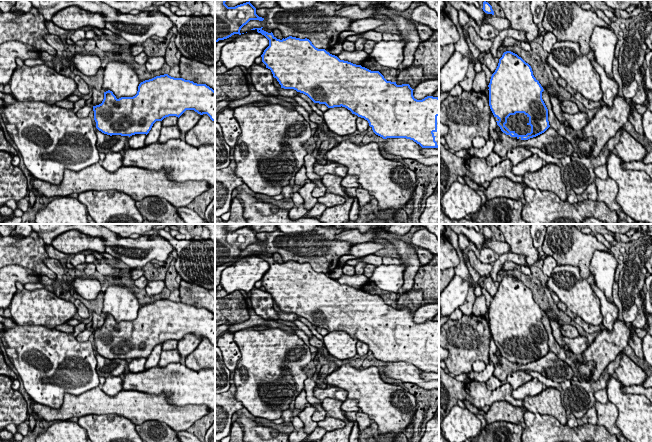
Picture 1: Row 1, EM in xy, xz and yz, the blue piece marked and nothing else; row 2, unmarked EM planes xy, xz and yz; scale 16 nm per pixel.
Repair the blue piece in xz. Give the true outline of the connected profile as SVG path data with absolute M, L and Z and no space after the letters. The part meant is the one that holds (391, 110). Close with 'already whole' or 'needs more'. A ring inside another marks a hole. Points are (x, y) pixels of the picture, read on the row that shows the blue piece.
M253 28L251 30L257 30L258 33L261 33L269 40L269 46L264 50L262 57L262 62L266 65L266 68L270 69L273 77L277 79L281 88L284 89L294 89L297 92L307 95L314 103L325 104L328 108L334 107L345 107L352 112L352 114L357 115L358 117L364 118L368 121L369 126L372 128L373 132L382 137L383 139L387 138L406 138L413 140L419 144L422 148L438 148L439 147L439 98L433 96L427 96L422 100L417 100L413 96L413 90L409 84L397 85L396 82L387 81L384 76L379 71L371 71L361 65L356 65L348 61L340 60L337 56L330 54L325 49L316 48L312 42L305 38L300 39L296 37L289 36L283 38L282 40L277 39L273 33L268 33L261 28Z | needs more

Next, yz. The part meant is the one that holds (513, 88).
M506 51L499 59L489 87L489 106L501 131L512 139L528 140L549 127L548 109L542 99L543 87L534 77L531 66L517 54Z | needs more

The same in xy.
M168 74L156 76L141 82L137 94L119 99L108 90L104 92L101 104L93 106L96 128L107 135L132 136L148 134L156 121L169 116L180 117L186 110L194 110L200 115L207 114L215 122L215 91L206 84L197 84Z | already whole

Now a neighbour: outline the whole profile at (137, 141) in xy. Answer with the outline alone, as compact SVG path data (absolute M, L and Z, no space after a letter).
M135 134L129 137L129 147L131 149L140 149L145 147L146 134Z

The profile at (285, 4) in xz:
M277 0L277 4L285 10L303 10L313 7L318 0Z

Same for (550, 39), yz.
M546 32L544 35L542 47L544 51L550 53L553 45L557 42L556 36L552 32Z

